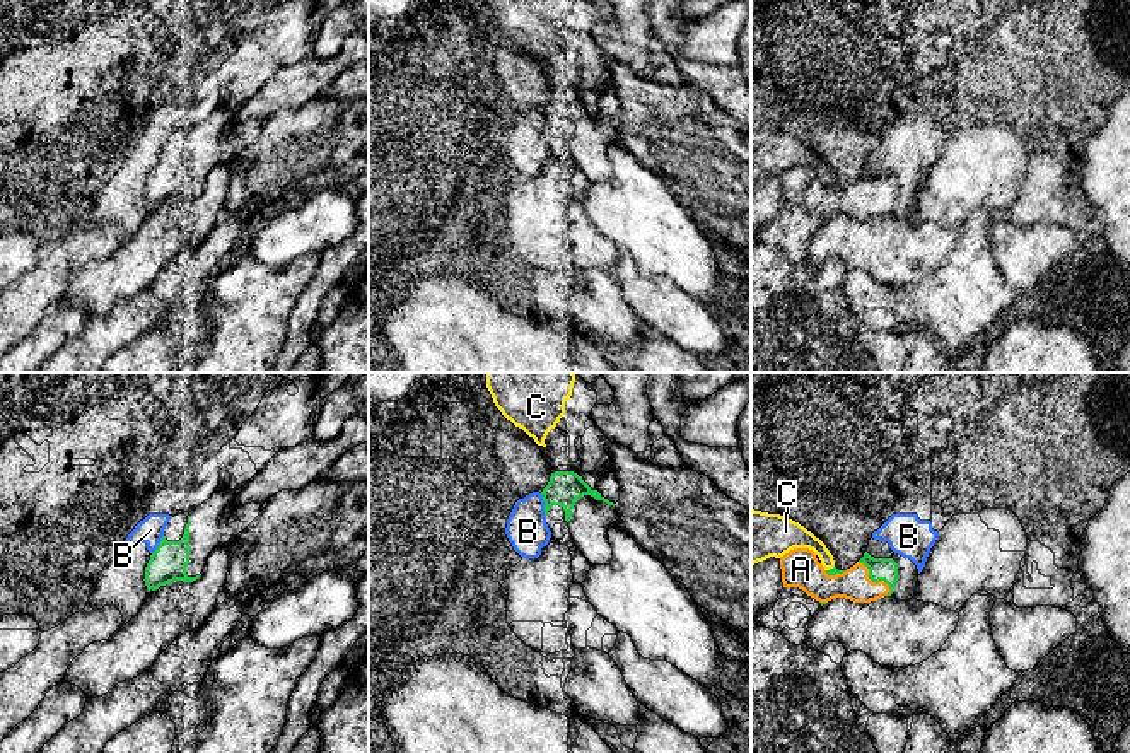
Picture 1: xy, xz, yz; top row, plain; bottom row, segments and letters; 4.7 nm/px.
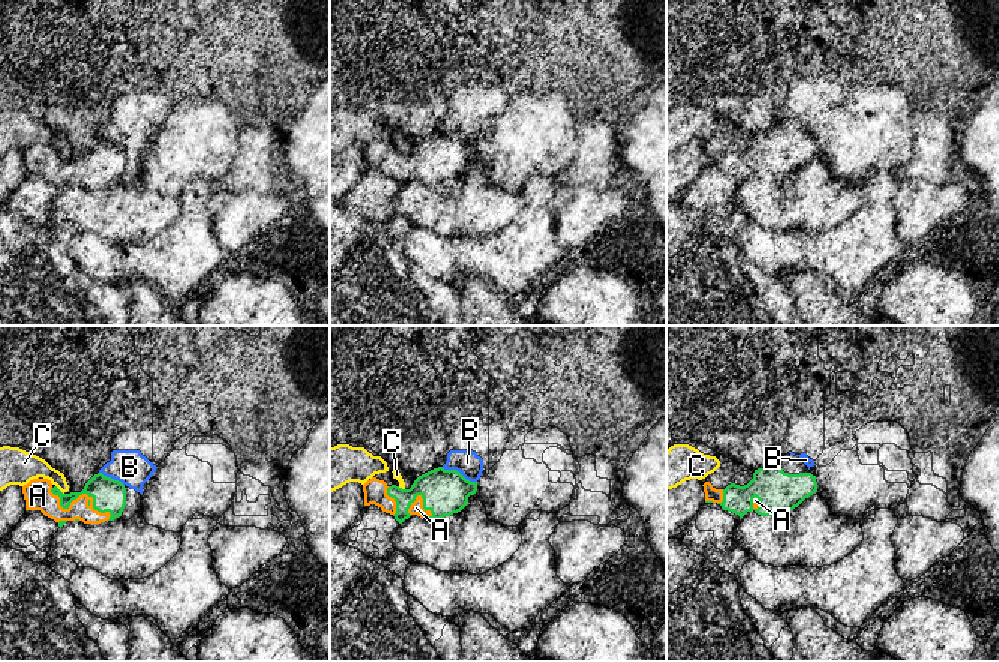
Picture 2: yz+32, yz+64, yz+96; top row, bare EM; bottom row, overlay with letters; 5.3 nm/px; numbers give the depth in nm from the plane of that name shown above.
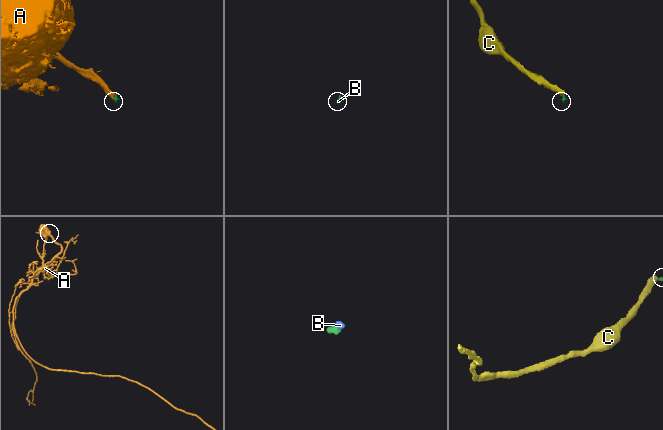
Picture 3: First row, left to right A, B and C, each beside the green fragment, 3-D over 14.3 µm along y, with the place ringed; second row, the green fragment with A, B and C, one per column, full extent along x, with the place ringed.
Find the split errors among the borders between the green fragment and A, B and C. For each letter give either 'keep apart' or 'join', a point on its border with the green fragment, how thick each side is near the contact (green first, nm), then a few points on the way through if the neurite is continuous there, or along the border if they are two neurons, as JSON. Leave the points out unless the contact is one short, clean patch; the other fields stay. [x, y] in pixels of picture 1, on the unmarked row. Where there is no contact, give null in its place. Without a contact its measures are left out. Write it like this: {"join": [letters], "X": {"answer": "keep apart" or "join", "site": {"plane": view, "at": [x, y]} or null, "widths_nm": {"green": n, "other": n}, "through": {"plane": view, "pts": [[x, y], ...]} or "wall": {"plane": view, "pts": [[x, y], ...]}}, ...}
{"join": ["A"], "A": {"answer": "join", "site": {"plane": "yz", "at": [873, 198]}, "widths_nm": {"green": 110, "other": 150}}, "B": {"answer": "keep apart", "site": {"plane": "xz", "at": [545, 123]}, "widths_nm": {"green": 160, "other": 190}}, "C": {"answer": "keep apart", "site": {"plane": "yz", "at": [830, 186]}, "widths_nm": {"green": 40, "other": 140}, "wall": {"plane": "yz", "pts": [[833, 183], [827, 188]]}}}

